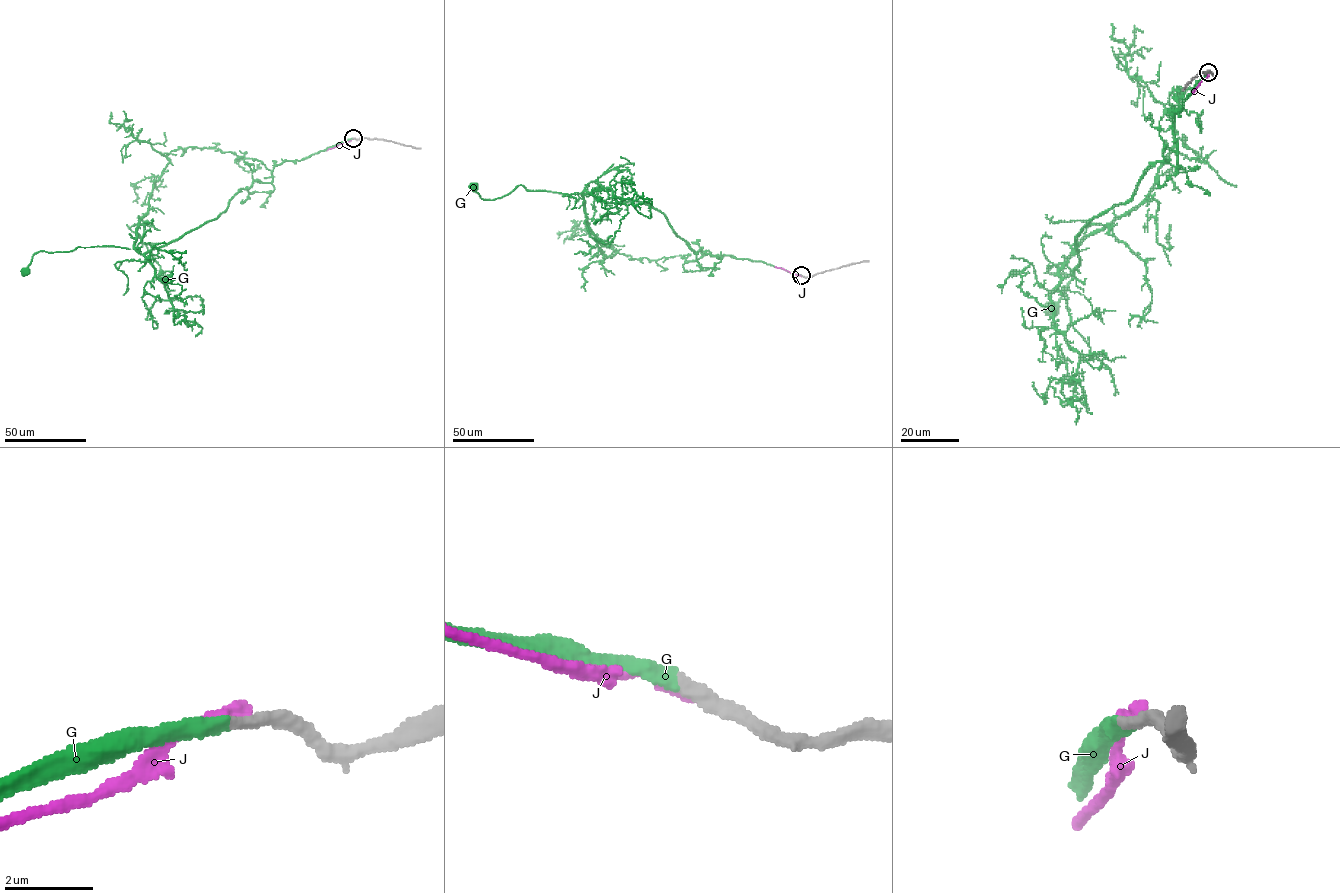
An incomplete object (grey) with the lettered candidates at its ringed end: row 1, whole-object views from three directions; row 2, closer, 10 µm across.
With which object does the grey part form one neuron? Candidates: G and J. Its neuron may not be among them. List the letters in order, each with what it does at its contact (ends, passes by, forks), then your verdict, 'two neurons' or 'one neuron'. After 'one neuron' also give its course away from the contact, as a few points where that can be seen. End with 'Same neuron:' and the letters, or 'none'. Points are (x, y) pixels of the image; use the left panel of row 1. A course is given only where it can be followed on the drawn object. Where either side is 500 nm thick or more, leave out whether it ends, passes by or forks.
G: it ends | one neuron | via (353, 138), (285, 160), (271, 182), (253, 180), (215, 218), (146, 252), (40, 251), (25, 271)
J: it ends | two neurons
Same neuron: G

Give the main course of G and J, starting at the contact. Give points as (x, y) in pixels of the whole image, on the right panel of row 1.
G: (1208, 72), (1173, 115), (1177, 149), (1080, 231), (1073, 270), (1049, 269), (1074, 272), (1051, 309)
J: (1209, 72), (1192, 93)

